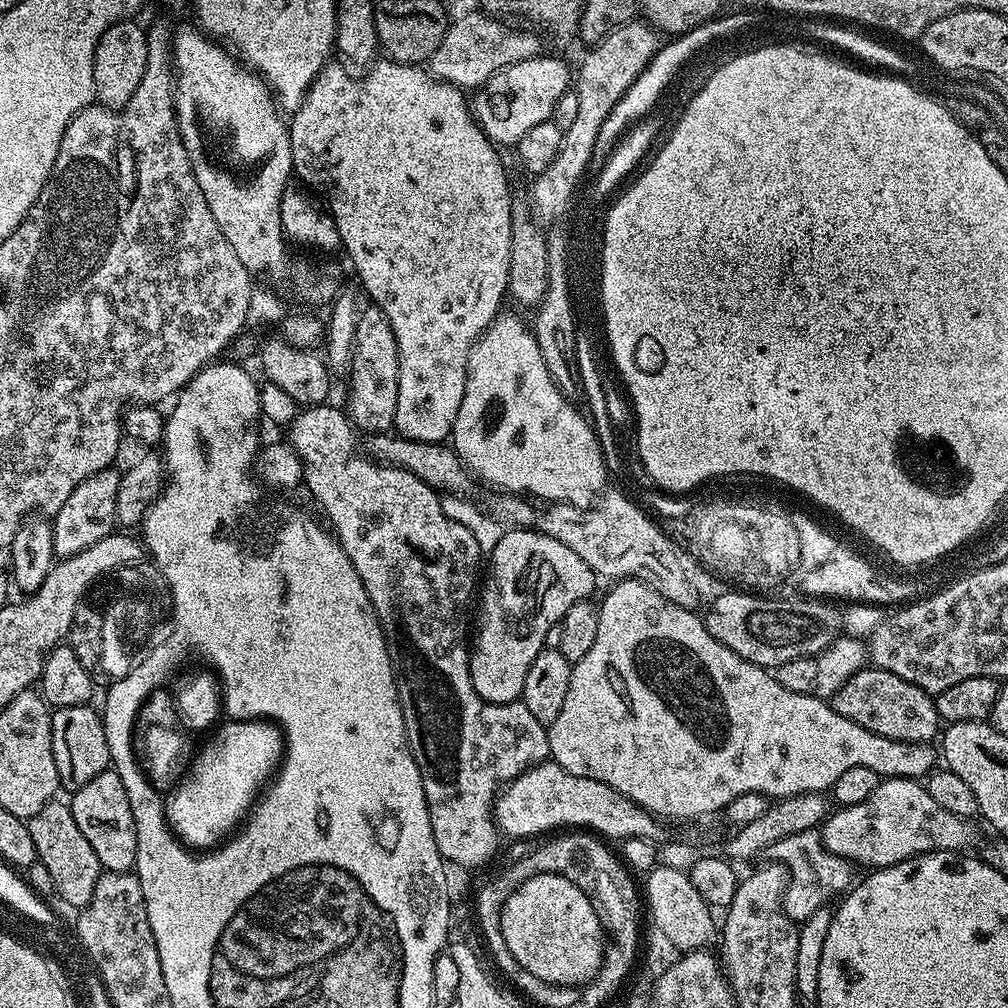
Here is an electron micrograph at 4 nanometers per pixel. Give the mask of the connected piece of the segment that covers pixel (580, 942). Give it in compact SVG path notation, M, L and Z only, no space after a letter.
M540 873L522 882L501 908L501 930L507 955L512 955L511 959L518 966L530 970L534 978L542 978L542 982L584 986L595 978L603 964L605 930L600 925L597 907L574 882L567 881L558 873Z

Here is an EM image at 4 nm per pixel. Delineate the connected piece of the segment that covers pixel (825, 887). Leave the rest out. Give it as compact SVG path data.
M819 831L790 834L790 838L774 842L766 852L775 863L784 865L784 869L790 873L788 889L784 892L784 912L791 920L802 922L810 918L814 910L823 908L829 903L828 899L831 896L839 897L853 887L853 861L826 850L824 837Z

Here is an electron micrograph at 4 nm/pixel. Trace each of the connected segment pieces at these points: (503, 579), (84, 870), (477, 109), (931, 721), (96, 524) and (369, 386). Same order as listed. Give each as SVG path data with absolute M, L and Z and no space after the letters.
M524 526L505 531L486 560L486 575L478 592L480 625L477 628L475 625L468 658L474 690L478 690L482 699L491 704L509 704L523 697L530 662L538 658L546 630L558 624L574 602L589 599L596 583L596 573L586 566L586 562L582 562L582 558L578 558L578 554L574 554L574 550L570 550L570 546L562 546L562 542L550 538L545 532L529 530Z
M54 798L38 814L27 820L30 838L34 838L36 859L46 870L50 870L50 878L54 878L55 895L61 896L73 910L85 908L94 894L94 886L102 871L98 862L98 854L94 854L94 846L78 830L78 822L74 822L74 814L67 803L59 804Z
M531 56L529 60L518 62L514 66L506 66L496 72L475 93L470 104L470 111L476 118L482 131L496 146L508 144L515 146L530 130L530 126L538 126L538 122L546 122L552 118L554 106L558 106L558 98L570 90L570 72L568 64L556 56Z
M875 666L858 669L832 695L830 703L835 712L842 714L842 718L858 722L862 730L870 730L870 734L882 734L882 738L898 742L926 744L935 741L942 728L936 701L929 693L914 686L914 682L906 682L906 678L898 678L898 674L890 674Z
M115 467L103 468L98 474L86 478L86 482L76 487L74 494L70 494L66 502L62 502L62 510L58 510L51 521L57 557L78 554L86 550L86 546L94 546L94 542L112 535L117 527L116 503L121 477L121 473L116 471Z
M375 306L363 309L358 318L352 363L346 373L348 404L346 415L353 428L364 434L384 434L395 425L398 410L398 342L386 314Z

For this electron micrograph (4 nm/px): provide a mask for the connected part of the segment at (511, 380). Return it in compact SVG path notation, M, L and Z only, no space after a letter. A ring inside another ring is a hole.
M497 315L488 329L482 333L480 339L472 345L470 358L468 359L466 390L462 394L462 406L458 406L458 418L454 418L450 447L458 453L460 461L464 463L465 468L471 470L475 475L477 472L486 483L493 484L496 488L501 488L501 493L527 494L529 497L537 496L538 499L544 500L543 502L573 504L575 508L581 510L590 508L596 503L601 493L605 491L604 479L607 478L609 472L604 462L604 452L600 448L596 430L590 423L589 417L583 411L580 413L568 401L571 399L556 385L554 378L550 378L550 370L546 370L546 362L542 362L542 350L538 350L538 342L535 334L532 333L531 327L527 323L523 324L516 316L504 315Z

